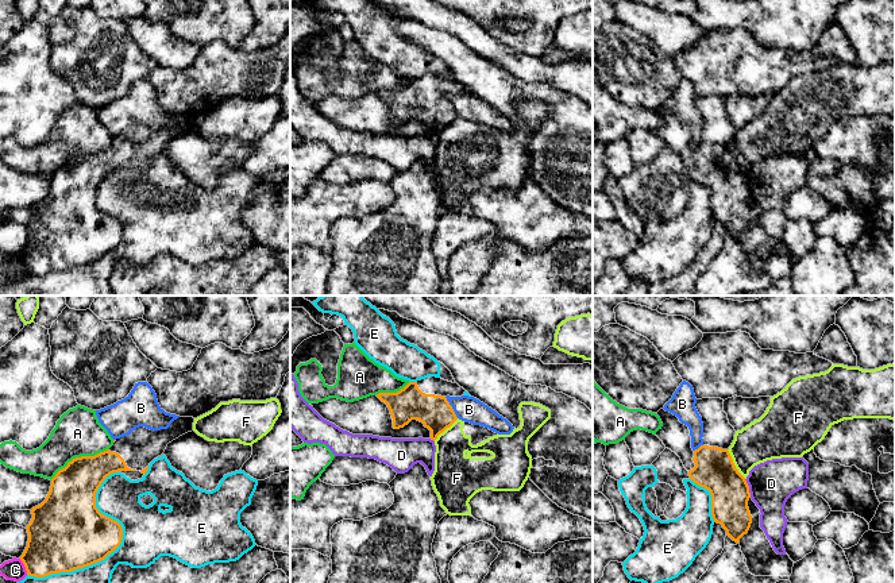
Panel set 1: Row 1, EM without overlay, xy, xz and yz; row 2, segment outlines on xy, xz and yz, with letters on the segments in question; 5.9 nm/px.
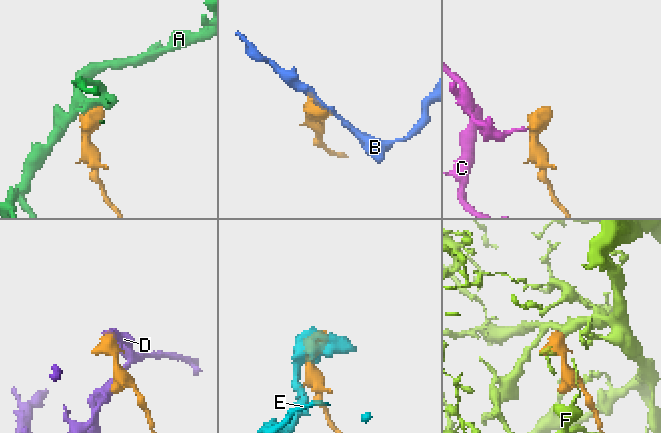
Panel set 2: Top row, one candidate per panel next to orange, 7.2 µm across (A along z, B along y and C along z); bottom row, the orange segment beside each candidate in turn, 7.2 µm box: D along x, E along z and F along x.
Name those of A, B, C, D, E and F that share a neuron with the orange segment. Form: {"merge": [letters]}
{"merge": []}

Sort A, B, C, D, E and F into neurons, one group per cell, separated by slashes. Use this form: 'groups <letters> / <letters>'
groups A / B / C / D / E / F

